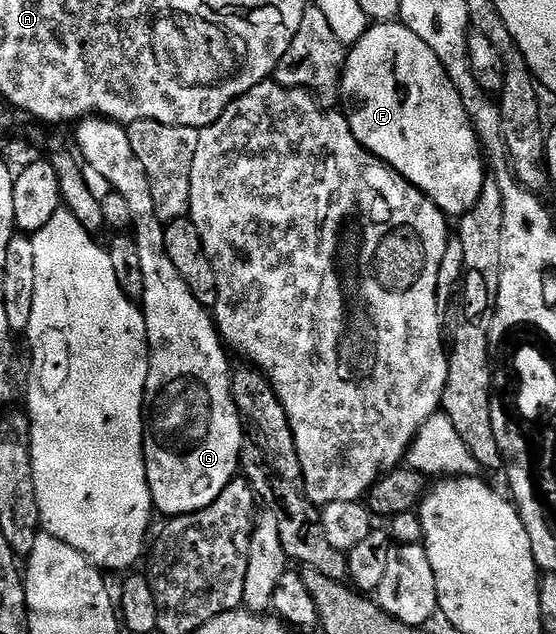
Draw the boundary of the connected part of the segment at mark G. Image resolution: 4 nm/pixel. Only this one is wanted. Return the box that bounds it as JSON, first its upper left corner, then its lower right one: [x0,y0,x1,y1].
[74,115,243,518]

